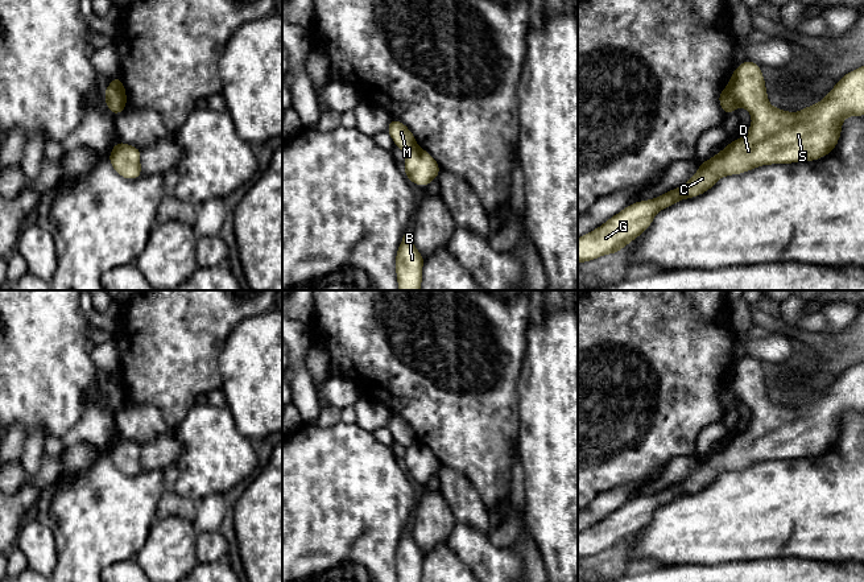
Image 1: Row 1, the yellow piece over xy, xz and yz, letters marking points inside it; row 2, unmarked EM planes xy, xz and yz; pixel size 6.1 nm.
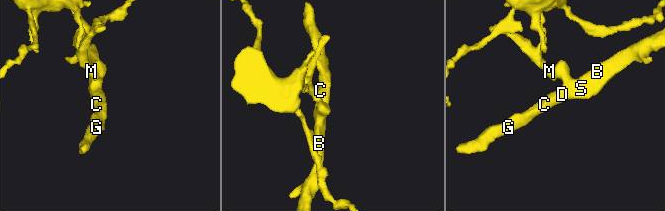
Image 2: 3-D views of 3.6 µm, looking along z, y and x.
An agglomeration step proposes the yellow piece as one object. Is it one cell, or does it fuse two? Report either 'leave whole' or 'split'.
split

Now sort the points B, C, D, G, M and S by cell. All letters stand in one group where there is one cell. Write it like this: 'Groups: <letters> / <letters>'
Groups: B C D G S / M

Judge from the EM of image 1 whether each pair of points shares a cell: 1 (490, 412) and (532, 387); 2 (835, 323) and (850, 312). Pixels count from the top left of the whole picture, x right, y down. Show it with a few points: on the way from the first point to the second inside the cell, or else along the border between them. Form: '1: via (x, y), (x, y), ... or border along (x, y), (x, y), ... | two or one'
1: border along (521, 364), (517, 380), (519, 426) | two
2: via (839, 320), (846, 313) | one

